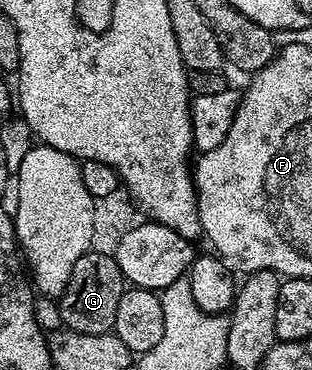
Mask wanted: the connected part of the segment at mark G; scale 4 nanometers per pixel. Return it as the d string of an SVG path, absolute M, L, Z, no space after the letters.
M90 250L75 262L75 270L71 270L71 282L67 282L67 290L59 297L61 304L61 320L66 329L79 334L103 334L104 332L113 332L115 326L115 314L119 310L119 298L123 298L127 287L125 276L119 270L117 259L108 251L97 252Z

